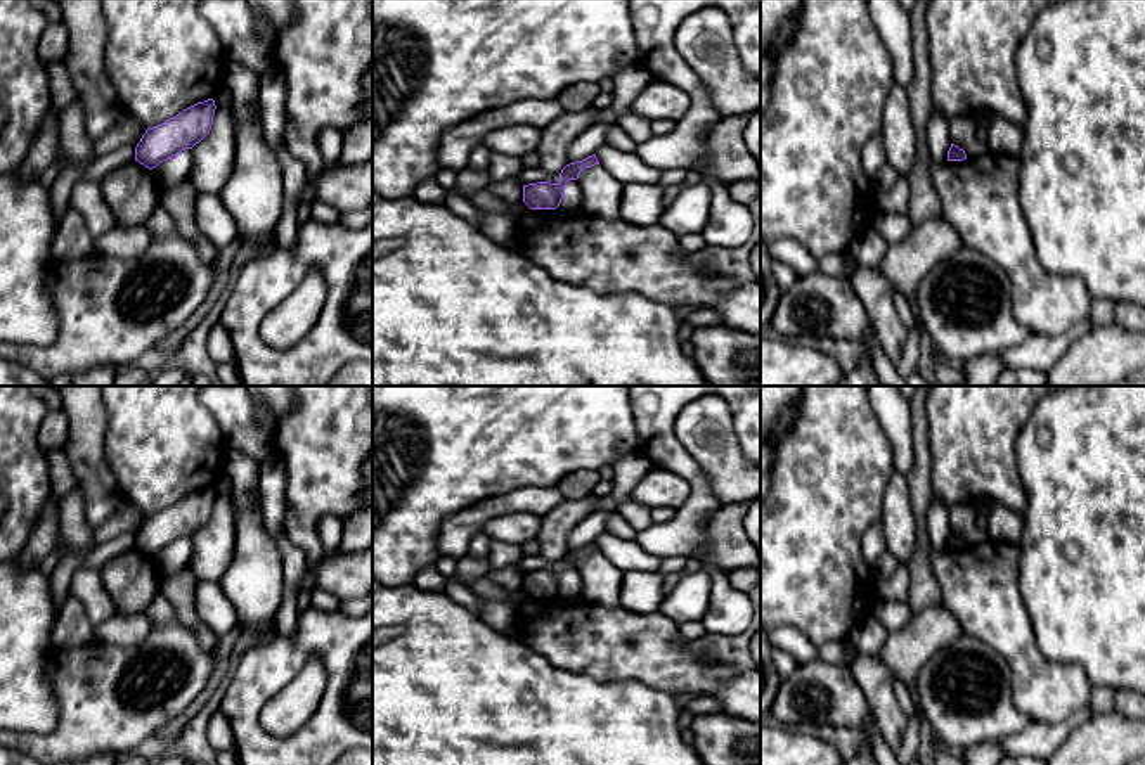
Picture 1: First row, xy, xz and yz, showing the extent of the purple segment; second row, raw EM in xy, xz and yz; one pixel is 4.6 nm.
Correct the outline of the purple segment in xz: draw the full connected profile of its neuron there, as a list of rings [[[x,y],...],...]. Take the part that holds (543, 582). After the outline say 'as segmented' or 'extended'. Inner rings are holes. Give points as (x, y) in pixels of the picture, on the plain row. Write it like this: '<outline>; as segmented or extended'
[[[596,542],[566,552],[560,561],[560,569],[537,569],[523,573],[523,590],[530,597],[556,597],[565,585],[565,575],[570,568],[577,568],[579,562],[594,552],[599,552]]]; as segmented

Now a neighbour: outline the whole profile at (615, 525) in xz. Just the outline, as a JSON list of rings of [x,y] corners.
[[[611,512],[605,531],[618,538],[634,538],[637,533],[618,512]]]

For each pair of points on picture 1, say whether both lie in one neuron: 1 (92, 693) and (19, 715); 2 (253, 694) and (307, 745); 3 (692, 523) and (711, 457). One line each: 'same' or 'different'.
1: different
2: same
3: different

